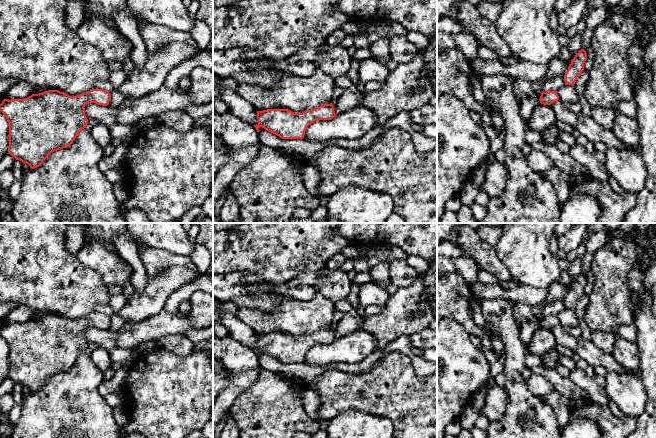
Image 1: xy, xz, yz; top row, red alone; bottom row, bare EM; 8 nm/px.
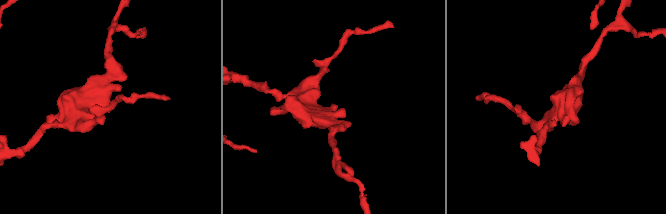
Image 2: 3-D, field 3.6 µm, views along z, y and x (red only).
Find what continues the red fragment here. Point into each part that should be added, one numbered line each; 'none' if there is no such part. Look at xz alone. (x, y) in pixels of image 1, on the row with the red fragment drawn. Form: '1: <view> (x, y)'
none

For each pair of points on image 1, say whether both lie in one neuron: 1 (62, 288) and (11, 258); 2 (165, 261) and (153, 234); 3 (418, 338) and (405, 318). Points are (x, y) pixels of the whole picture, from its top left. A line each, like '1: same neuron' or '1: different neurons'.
1: same neuron
2: different neurons
3: different neurons

